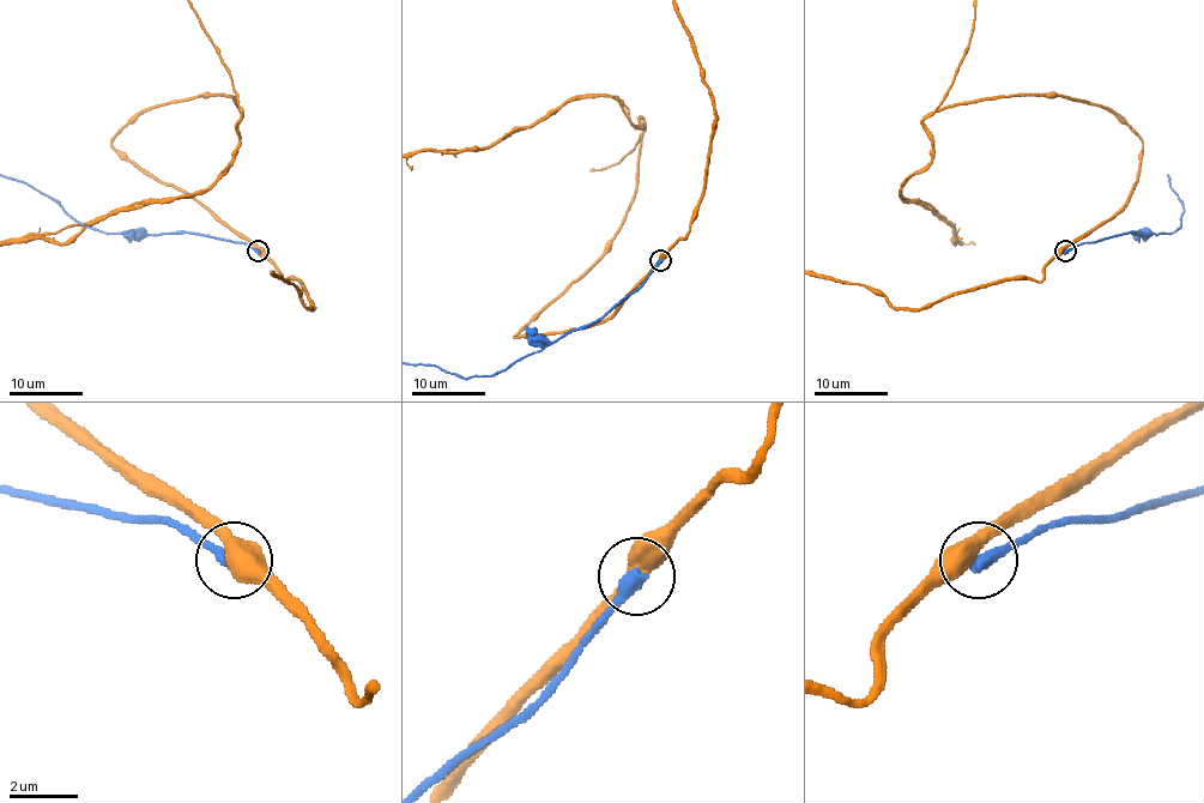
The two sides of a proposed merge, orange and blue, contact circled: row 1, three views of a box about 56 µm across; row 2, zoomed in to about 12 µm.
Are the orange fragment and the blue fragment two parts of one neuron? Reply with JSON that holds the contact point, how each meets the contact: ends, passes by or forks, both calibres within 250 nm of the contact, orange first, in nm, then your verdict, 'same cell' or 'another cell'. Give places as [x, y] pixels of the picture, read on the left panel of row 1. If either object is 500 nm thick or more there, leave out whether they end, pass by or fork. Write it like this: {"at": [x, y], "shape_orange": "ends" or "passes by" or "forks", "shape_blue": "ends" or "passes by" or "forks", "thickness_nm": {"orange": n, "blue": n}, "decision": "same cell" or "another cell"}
{"at": [258, 251], "thickness_nm": {"orange": 500, "blue": 440}, "decision": "another cell"}

